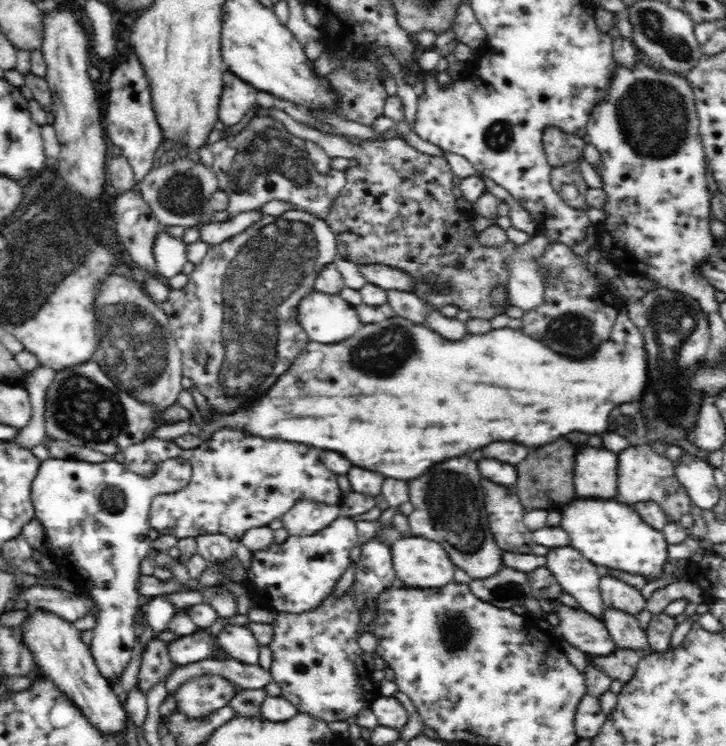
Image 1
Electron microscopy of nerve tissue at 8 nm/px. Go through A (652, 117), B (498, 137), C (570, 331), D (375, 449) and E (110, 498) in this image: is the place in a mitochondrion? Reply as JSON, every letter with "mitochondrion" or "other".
{"A":"mitochondrion","B":"mitochondrion","C":"mitochondrion","D":"other","E":"mitochondrion"}

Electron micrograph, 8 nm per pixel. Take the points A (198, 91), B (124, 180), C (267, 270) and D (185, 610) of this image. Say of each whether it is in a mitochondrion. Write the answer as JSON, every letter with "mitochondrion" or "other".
{"A":"other","B":"other","C":"mitochondrion","D":"other"}

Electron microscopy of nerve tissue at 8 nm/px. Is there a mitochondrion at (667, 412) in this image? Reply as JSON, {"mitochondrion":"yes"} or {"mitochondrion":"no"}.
{"mitochondrion":"yes"}

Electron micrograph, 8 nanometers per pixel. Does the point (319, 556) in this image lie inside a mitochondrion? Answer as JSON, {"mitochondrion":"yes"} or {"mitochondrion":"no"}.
{"mitochondrion":"no"}

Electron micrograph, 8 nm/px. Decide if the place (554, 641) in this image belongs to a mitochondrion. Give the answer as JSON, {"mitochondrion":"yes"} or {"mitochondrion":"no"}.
{"mitochondrion":"no"}

